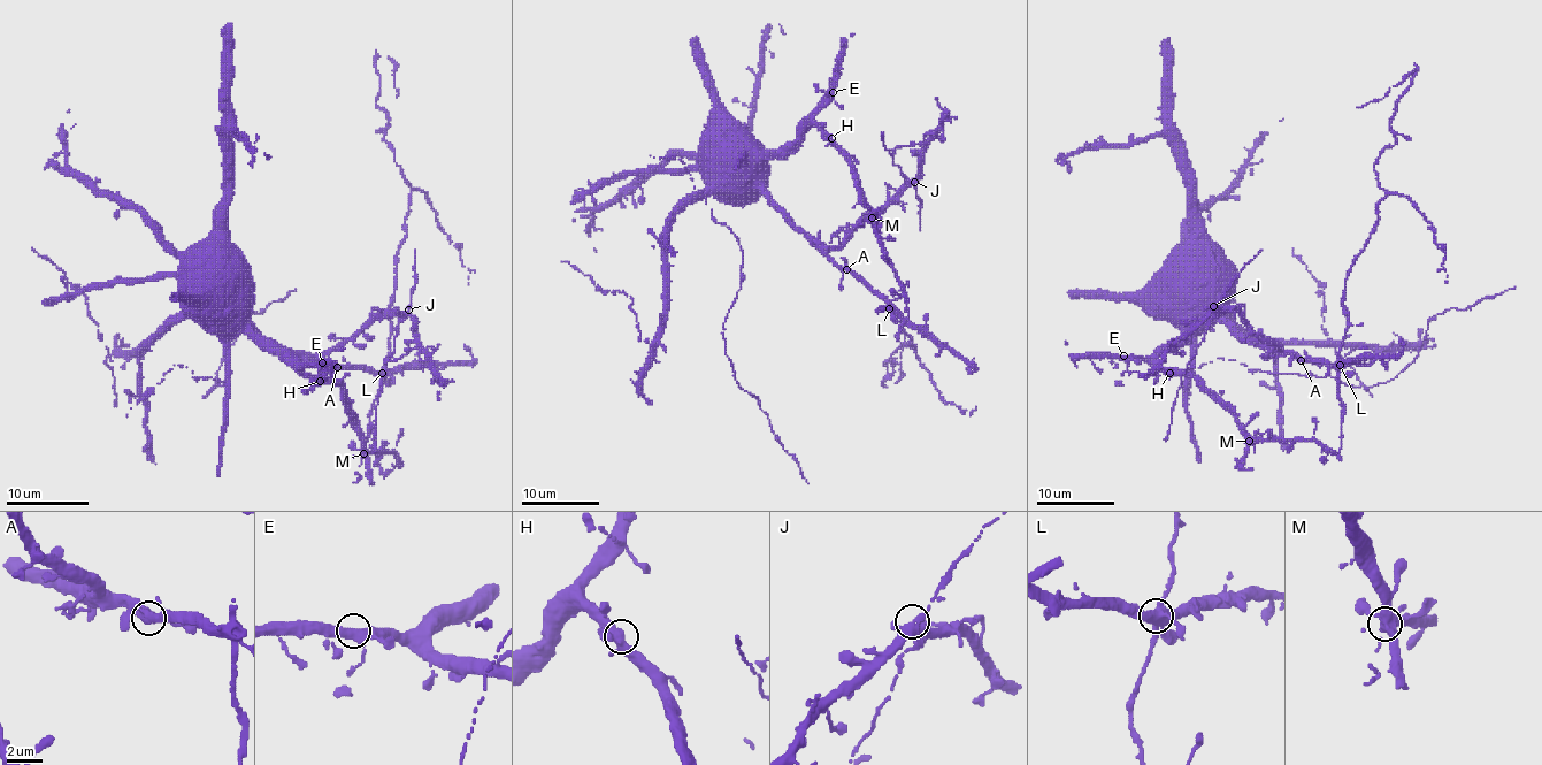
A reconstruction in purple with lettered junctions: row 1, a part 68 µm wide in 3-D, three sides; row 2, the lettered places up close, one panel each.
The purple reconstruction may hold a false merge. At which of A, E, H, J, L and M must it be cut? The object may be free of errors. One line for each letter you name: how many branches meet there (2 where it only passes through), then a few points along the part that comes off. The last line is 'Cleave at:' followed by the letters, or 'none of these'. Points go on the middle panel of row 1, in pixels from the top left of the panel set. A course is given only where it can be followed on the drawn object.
L: branches 6; course (889, 307), (903, 315), (917, 354), (900, 343), (891, 354), (891, 364), (895, 360), (883, 364), (883, 383)
Cleave at: L

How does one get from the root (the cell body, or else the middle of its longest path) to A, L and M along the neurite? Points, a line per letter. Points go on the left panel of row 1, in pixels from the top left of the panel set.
A: (283, 352), (308, 352), (337, 367)
L: (283, 352), (308, 352), (338, 365), (366, 365), (382, 373)
M: (283, 352), (273, 349), (246, 323), (306, 373), (328, 377), (340, 388), (348, 420), (363, 441), (363, 453)

